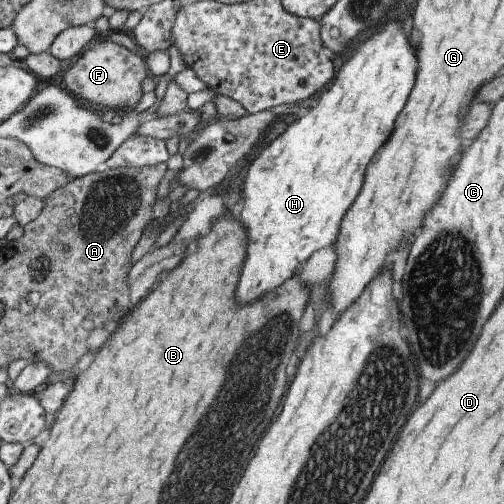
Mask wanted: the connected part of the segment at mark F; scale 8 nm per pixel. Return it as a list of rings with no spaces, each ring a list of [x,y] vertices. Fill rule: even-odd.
[[[97,42],[90,46],[82,56],[71,66],[68,71],[61,73],[61,85],[70,94],[80,100],[92,102],[99,106],[100,111],[106,110],[132,110],[140,102],[144,90],[142,82],[150,76],[146,61],[136,56],[126,46],[116,42]]]

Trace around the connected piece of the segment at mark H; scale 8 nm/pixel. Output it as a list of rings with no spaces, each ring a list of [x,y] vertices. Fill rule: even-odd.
[[[394,17],[376,28],[368,38],[360,40],[351,52],[336,72],[332,86],[320,94],[316,106],[288,124],[288,128],[274,138],[249,166],[244,180],[246,204],[240,218],[250,232],[248,240],[252,246],[248,246],[246,264],[238,284],[240,302],[252,302],[264,292],[280,286],[302,262],[306,262],[308,256],[312,256],[314,250],[326,248],[336,240],[346,210],[362,190],[364,174],[372,156],[388,140],[388,134],[392,134],[394,122],[416,82],[416,50],[404,34],[402,22]]]

